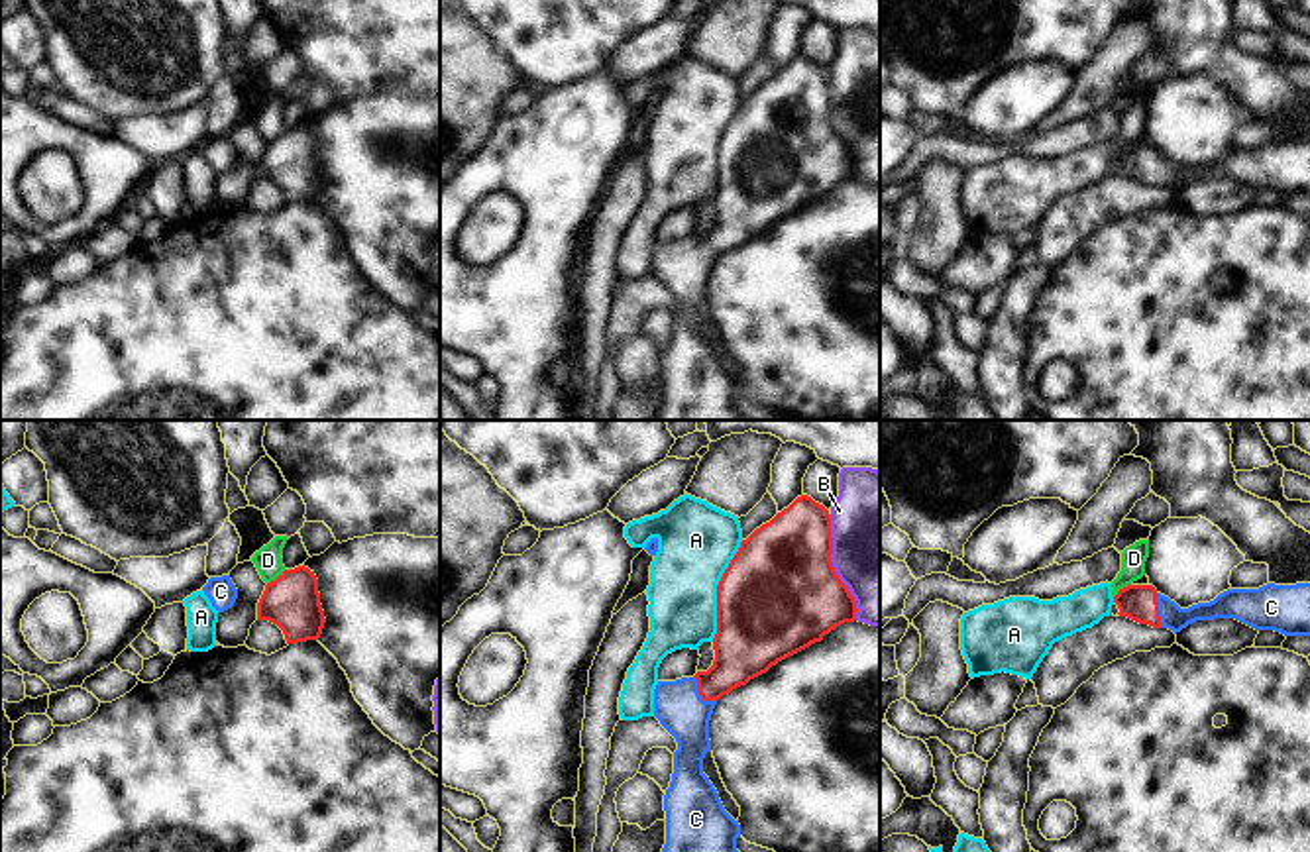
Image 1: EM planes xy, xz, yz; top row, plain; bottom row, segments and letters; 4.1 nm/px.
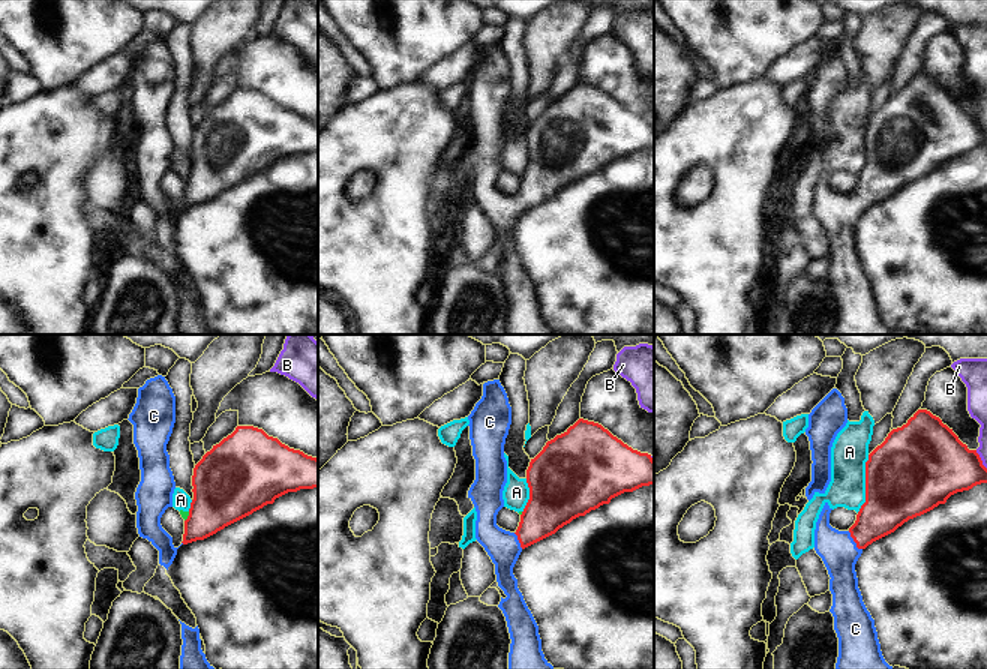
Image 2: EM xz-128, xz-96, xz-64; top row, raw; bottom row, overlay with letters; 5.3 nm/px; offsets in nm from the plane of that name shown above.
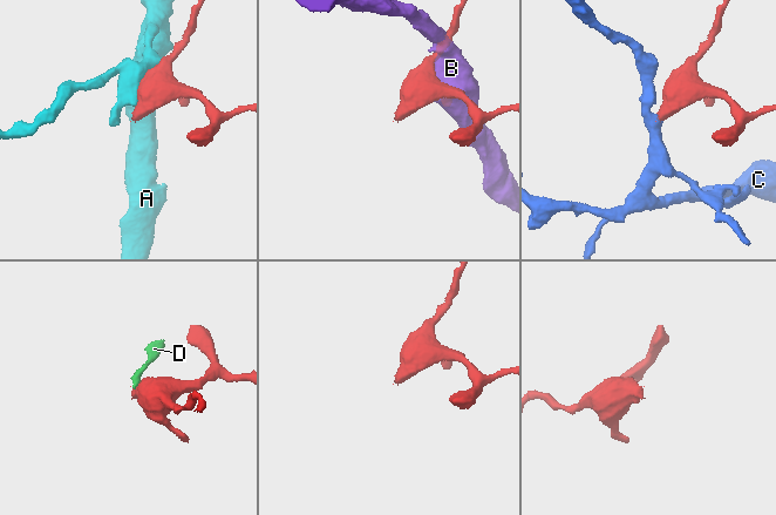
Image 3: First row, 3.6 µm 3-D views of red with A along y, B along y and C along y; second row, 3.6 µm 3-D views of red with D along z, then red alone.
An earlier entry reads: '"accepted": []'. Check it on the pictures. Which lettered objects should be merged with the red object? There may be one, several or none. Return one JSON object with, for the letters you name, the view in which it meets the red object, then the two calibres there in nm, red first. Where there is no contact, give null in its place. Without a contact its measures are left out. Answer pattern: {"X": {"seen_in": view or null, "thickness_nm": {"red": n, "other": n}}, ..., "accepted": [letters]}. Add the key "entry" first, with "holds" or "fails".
{"entry": "fails", "C": {"seen_in": "xz", "thickness_nm": {"red": 240, "other": 200}}, "accepted": ["C"]}

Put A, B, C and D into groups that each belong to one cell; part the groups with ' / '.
A D / B / C

